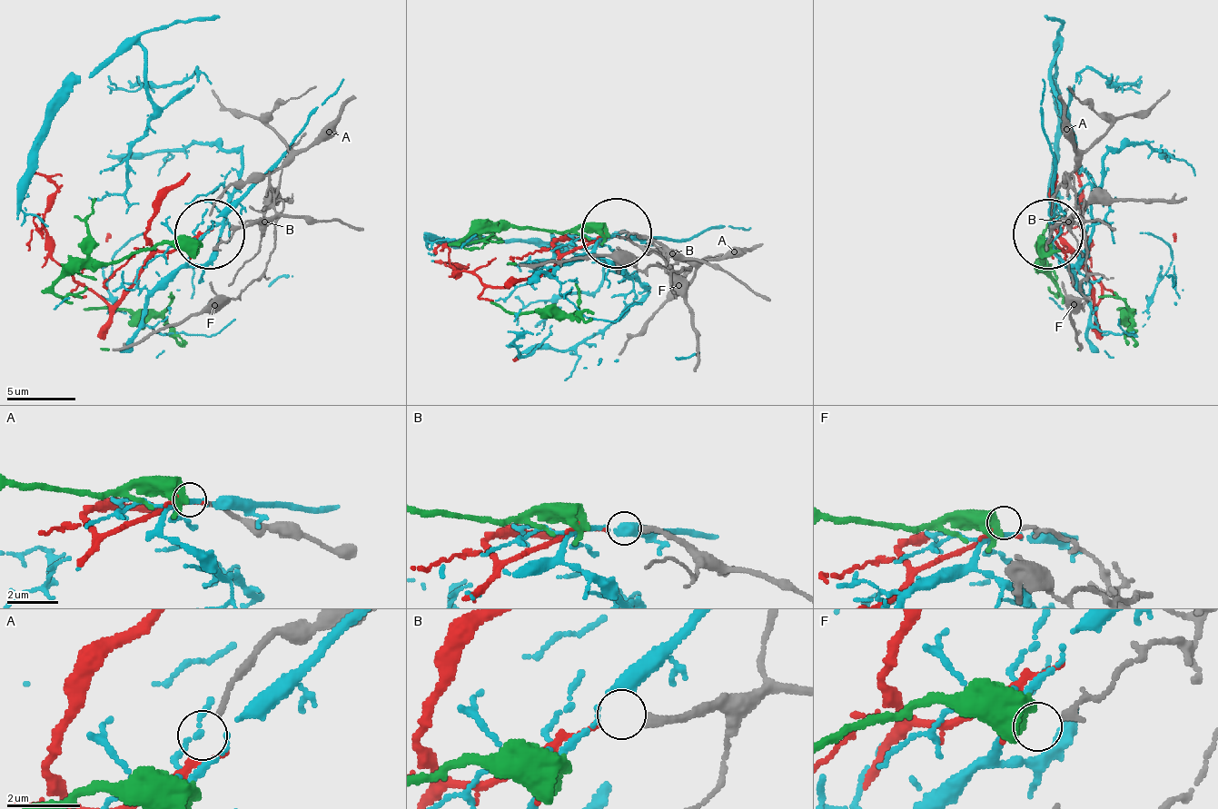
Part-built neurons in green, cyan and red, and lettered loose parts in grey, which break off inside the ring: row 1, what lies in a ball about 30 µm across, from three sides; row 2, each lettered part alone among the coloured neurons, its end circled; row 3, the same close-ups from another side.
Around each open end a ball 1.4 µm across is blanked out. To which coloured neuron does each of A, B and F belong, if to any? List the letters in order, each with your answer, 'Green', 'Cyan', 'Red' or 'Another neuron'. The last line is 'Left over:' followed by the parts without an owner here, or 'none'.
A: Another neuron
B: Red
F: Green
Left over: A

